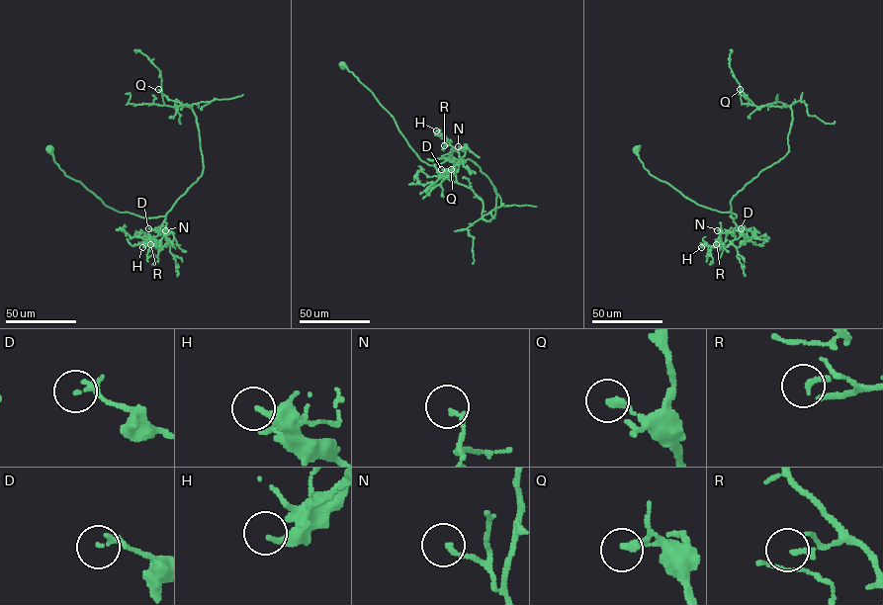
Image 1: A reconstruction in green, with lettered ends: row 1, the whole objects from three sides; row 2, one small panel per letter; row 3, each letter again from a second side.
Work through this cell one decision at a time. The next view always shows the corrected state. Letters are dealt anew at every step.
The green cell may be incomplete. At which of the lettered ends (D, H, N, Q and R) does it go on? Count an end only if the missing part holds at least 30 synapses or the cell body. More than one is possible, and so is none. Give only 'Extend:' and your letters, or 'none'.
Extend: none

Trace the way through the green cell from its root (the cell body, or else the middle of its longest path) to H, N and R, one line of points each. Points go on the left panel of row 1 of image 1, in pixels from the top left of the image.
H: (49, 149), (64, 174), (106, 206), (145, 217), (165, 216), (161, 227), (166, 246), (142, 247)
N: (49, 149), (64, 174), (106, 206), (164, 216), (161, 227), (165, 239), (172, 233), (173, 245), (165, 230)
R: (49, 149), (64, 174), (106, 206), (145, 217), (164, 216), (161, 227), (167, 244), (160, 248), (150, 244)

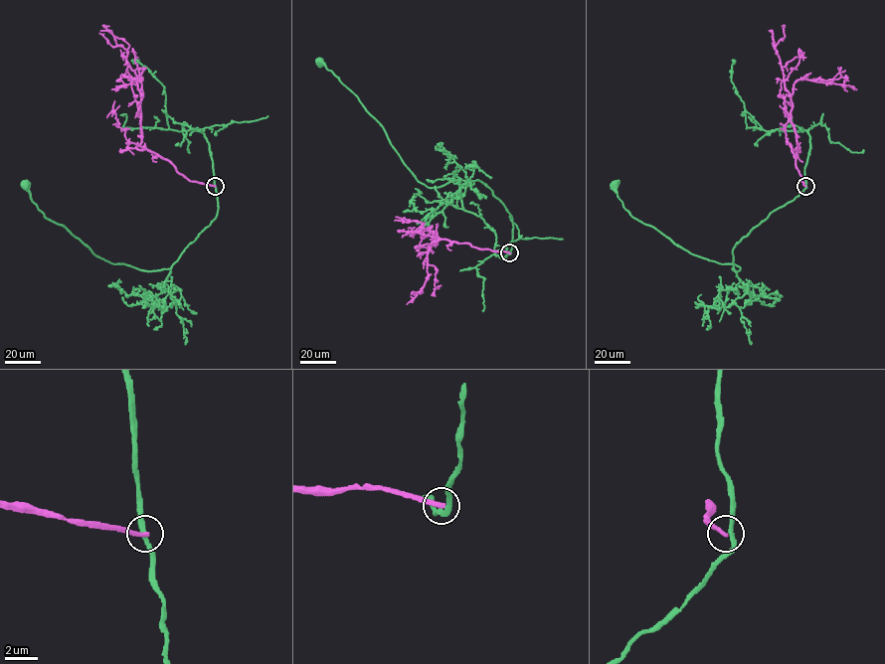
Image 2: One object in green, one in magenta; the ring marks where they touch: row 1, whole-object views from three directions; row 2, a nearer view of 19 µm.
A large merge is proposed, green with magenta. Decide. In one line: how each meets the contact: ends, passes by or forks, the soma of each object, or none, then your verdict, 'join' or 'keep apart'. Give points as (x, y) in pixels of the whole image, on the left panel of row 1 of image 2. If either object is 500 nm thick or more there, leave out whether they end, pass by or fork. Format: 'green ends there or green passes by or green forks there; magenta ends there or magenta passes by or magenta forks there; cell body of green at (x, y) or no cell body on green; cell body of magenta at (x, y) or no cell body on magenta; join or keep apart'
green passes by; magenta ends there; cell body of green at (25, 185); no cell body on magenta; keep apart

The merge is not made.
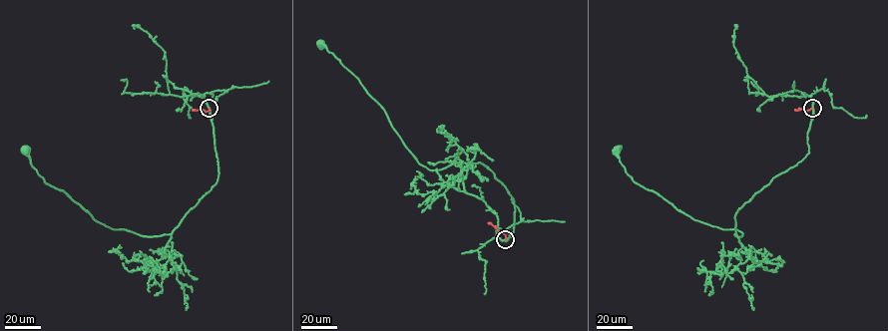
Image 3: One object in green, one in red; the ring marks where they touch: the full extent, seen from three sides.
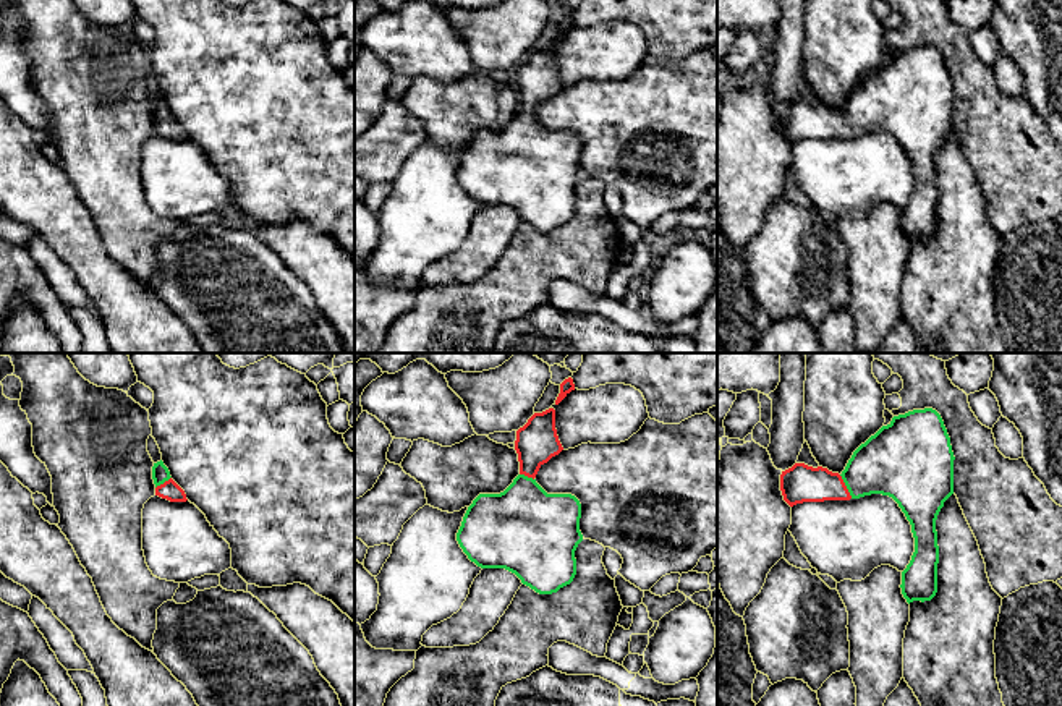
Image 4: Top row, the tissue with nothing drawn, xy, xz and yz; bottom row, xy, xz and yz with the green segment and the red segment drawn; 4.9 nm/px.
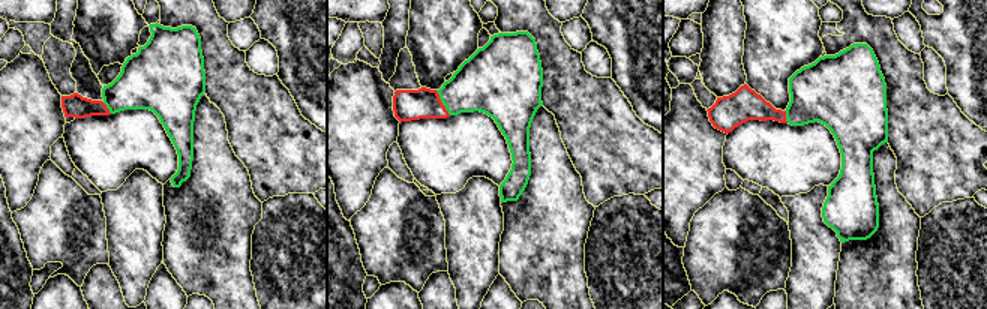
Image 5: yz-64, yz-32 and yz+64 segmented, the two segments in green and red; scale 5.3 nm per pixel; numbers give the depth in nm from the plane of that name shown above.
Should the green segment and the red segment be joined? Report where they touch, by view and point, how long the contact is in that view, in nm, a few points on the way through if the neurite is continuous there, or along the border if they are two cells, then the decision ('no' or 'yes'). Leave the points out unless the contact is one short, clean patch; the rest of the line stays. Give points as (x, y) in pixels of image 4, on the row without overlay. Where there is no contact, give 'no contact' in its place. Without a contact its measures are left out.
meets green in yz at (845, 122); contact 140 nm long; runs through yz (891, 101), (845, 122), (802, 120); yes

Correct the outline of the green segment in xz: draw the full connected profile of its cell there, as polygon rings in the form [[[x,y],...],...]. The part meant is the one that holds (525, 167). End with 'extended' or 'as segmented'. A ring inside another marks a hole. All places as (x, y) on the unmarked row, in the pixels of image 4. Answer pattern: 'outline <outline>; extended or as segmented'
outline [[[555,47],[534,50],[516,68],[515,87],[520,112],[500,131],[479,131],[468,144],[457,178],[471,199],[481,206],[505,206],[539,232],[552,232],[570,222],[576,212],[575,188],[583,178],[581,141],[571,131],[547,131],[537,120],[539,105],[563,84],[555,66]]]; extended

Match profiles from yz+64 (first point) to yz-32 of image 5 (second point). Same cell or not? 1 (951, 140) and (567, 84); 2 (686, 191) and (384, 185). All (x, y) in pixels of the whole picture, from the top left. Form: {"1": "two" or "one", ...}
{"1": "one", "2": "two"}

